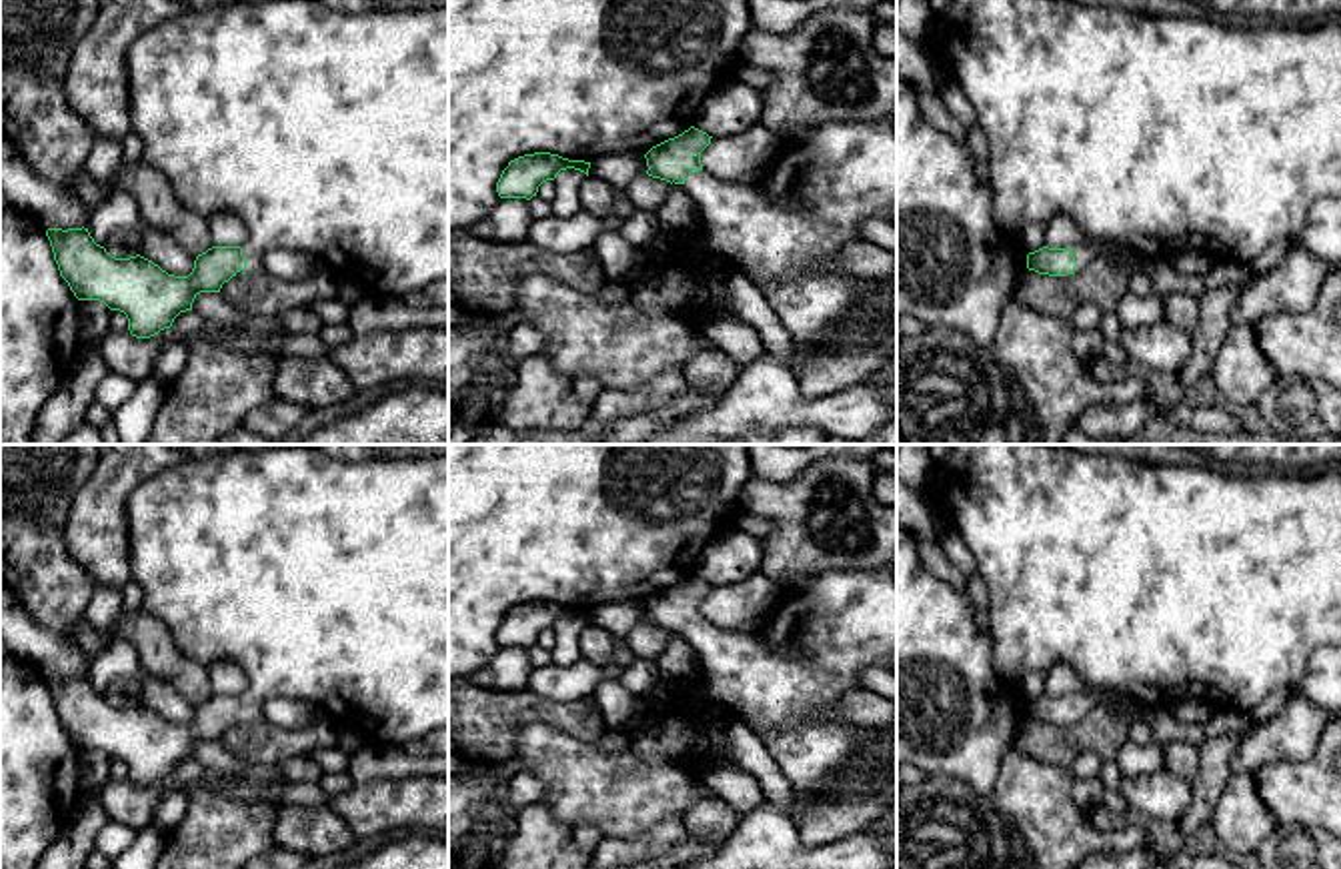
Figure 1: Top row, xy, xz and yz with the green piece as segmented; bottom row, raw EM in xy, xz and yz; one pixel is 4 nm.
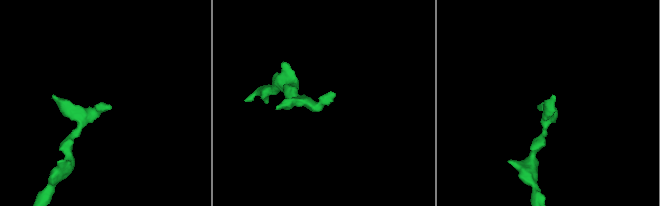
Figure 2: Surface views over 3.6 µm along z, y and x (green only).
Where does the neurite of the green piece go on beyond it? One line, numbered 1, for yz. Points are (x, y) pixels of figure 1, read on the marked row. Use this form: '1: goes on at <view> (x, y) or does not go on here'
1: goes on at yz (1159, 135)

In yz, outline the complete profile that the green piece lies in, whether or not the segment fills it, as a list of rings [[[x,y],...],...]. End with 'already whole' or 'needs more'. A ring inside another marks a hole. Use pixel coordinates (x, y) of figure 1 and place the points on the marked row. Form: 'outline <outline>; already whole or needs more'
outline [[[951,0],[947,10],[935,16],[925,44],[937,66],[959,84],[987,136],[995,222],[1019,236],[1027,224],[1047,224],[1055,216],[1067,216],[1085,232],[1085,238],[1073,246],[1043,246],[1029,252],[1027,268],[1039,274],[1077,274],[1103,256],[1111,244],[1135,252],[1143,262],[1197,250],[1209,254],[1213,262],[1251,264],[1277,240],[1297,240],[1313,202],[1341,196],[1341,20],[1329,20],[1319,28],[1277,22],[1261,28],[1233,28],[1205,14],[1151,16],[1071,0]]]; needs more

